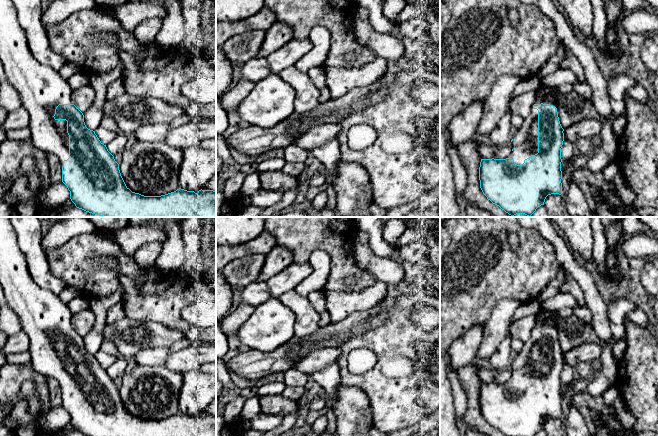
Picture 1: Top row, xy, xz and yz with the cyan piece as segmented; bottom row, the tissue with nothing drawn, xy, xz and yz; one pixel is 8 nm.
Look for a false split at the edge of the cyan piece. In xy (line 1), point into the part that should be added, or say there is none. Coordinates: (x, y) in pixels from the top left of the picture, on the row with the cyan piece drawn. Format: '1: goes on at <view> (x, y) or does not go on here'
1: goes on at xy (41, 88)

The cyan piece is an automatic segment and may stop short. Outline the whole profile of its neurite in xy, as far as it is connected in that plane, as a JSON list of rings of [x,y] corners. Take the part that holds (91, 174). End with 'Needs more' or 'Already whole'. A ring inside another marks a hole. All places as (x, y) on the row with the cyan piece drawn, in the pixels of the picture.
[[[0,0],[0,60],[8,81],[18,92],[22,107],[30,116],[30,139],[33,145],[58,157],[62,182],[70,191],[70,199],[77,208],[103,217],[216,217],[216,191],[201,189],[195,193],[179,188],[161,196],[144,196],[132,192],[126,186],[114,156],[99,140],[95,131],[86,127],[83,113],[72,103],[72,89],[68,81],[58,71],[34,58],[11,0]]]. Needs more

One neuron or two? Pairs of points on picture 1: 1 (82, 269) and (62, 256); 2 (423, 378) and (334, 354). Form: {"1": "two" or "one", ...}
{"1": "one", "2": "two"}

